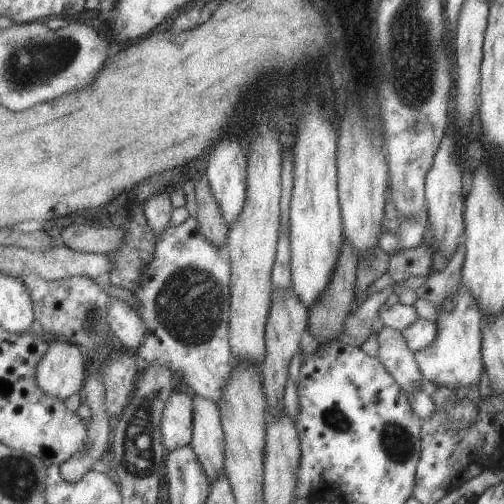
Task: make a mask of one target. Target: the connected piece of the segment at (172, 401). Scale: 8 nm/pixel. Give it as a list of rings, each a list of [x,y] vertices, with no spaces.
[[[174,391],[164,405],[160,434],[167,452],[189,444],[192,438],[192,398]]]

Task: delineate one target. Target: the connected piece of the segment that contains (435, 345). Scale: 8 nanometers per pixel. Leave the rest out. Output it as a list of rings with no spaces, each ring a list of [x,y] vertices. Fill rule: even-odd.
[[[460,284],[458,290],[437,309],[437,322],[433,329],[437,330],[435,340],[423,350],[413,354],[418,370],[423,379],[433,383],[435,387],[444,387],[457,391],[463,387],[479,385],[482,364],[482,326],[484,316],[478,310],[475,300]]]

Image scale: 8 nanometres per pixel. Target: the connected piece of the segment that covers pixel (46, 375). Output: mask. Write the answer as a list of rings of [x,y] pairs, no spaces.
[[[48,338],[47,344],[45,355],[36,365],[37,387],[61,401],[81,393],[87,374],[86,356],[75,344],[59,338]]]

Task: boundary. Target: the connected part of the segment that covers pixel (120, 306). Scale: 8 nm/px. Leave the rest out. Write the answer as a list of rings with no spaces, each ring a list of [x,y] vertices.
[[[112,297],[107,311],[110,332],[119,339],[123,349],[135,352],[146,334],[141,318],[125,302]]]

